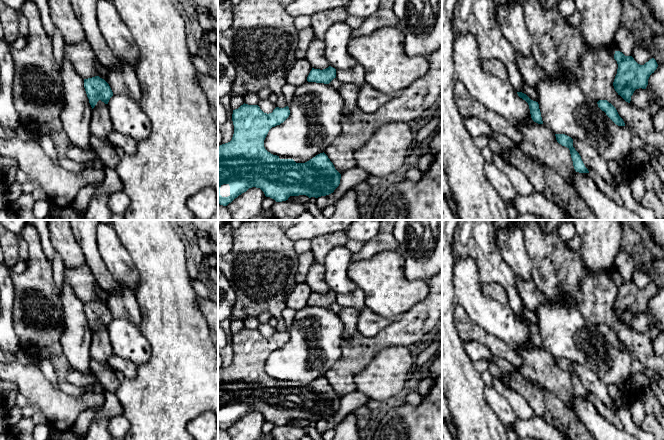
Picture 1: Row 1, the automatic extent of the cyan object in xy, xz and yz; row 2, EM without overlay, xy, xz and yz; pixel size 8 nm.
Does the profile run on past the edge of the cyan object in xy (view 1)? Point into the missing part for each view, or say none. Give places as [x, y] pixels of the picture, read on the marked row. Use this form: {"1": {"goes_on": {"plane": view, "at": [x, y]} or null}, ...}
{"1": {"goes_on": null}}

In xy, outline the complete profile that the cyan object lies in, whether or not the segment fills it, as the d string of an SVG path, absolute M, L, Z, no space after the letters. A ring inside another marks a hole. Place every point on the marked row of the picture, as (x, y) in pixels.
M99 76L84 79L84 88L92 109L99 100L108 104L110 98L113 96L109 84Z

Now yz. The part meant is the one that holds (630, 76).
M615 51L614 59L618 64L617 74L613 82L614 89L618 95L630 103L631 96L636 89L646 89L648 79L657 69L658 64L652 58L644 65L640 65L632 56L625 56L620 51Z

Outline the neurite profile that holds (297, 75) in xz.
M306 58L297 59L290 70L287 72L286 81L298 87L307 82L307 77L312 67Z

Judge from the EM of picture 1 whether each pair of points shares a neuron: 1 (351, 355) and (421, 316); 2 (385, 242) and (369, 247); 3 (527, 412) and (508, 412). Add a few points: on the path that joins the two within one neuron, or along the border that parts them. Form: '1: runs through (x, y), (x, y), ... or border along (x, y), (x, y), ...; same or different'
1: runs through (368, 348), (384, 338), (404, 332); same
2: runs through (381, 242), (373, 246); same
3: border along (501, 393), (518, 418); different

